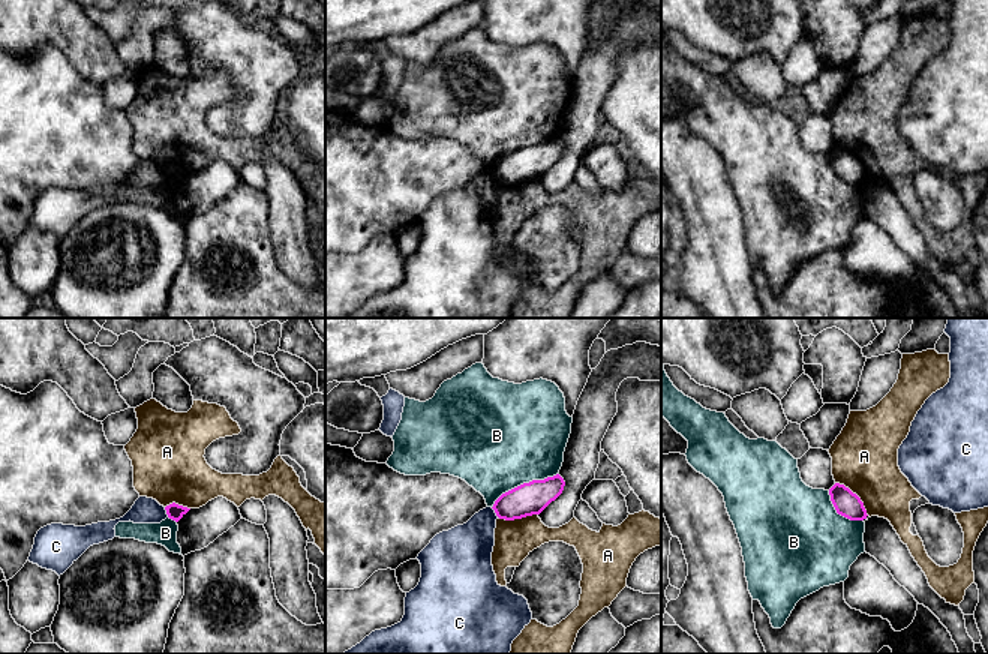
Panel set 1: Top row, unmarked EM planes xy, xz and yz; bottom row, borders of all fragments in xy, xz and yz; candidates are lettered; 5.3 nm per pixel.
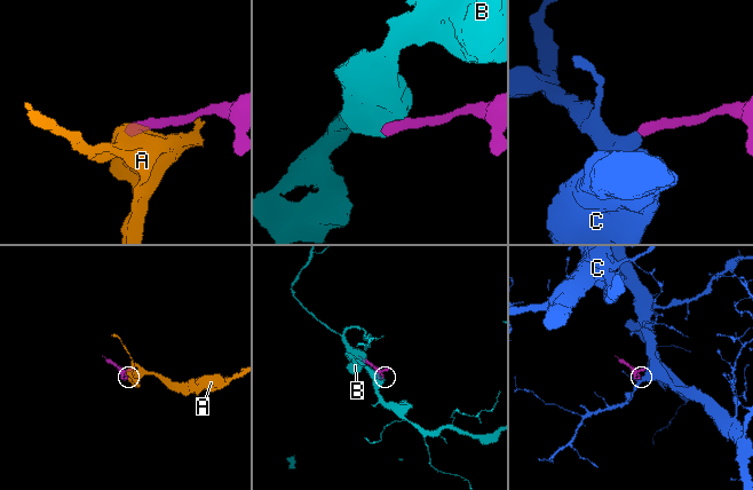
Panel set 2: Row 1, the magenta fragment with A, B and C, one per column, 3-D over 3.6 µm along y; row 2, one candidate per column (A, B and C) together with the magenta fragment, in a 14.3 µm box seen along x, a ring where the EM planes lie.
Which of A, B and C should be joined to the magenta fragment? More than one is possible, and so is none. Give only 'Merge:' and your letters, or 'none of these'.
Merge: none of these

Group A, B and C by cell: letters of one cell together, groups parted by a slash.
A / B / C

